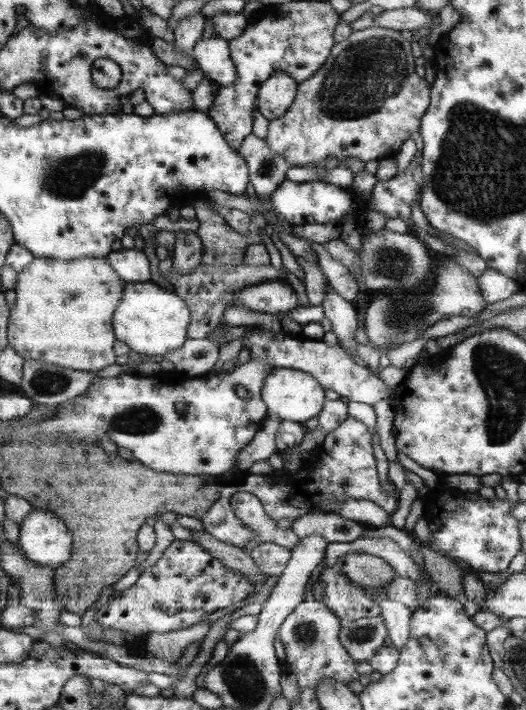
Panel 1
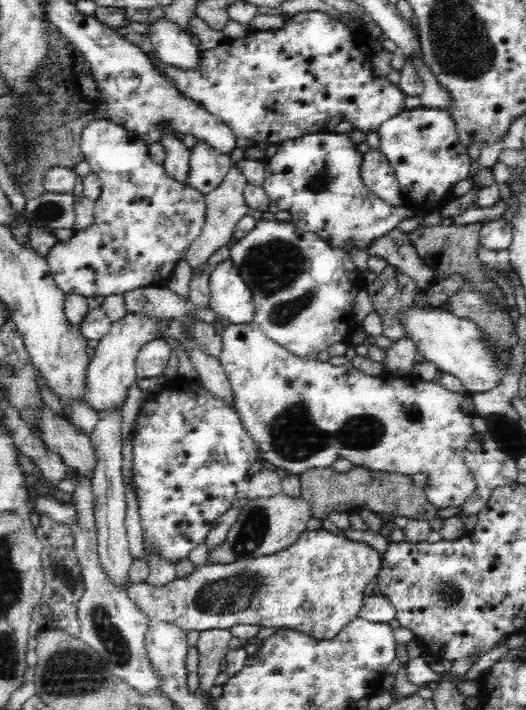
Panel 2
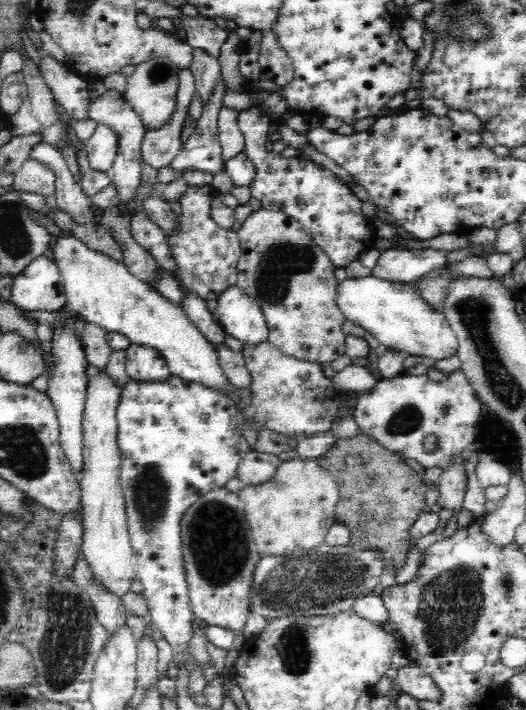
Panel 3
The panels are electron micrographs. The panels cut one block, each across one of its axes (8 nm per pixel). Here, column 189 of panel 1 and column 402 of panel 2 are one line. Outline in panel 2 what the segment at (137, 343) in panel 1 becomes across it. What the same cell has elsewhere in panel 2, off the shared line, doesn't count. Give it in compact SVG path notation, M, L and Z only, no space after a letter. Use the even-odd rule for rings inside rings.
M407 308L399 310L400 323L405 328L406 338L416 343L416 349L422 351L425 360L434 362L442 374L454 374L467 389L467 392L488 392L500 386L502 378L497 356L490 352L481 329L472 320L456 317L446 309Z

